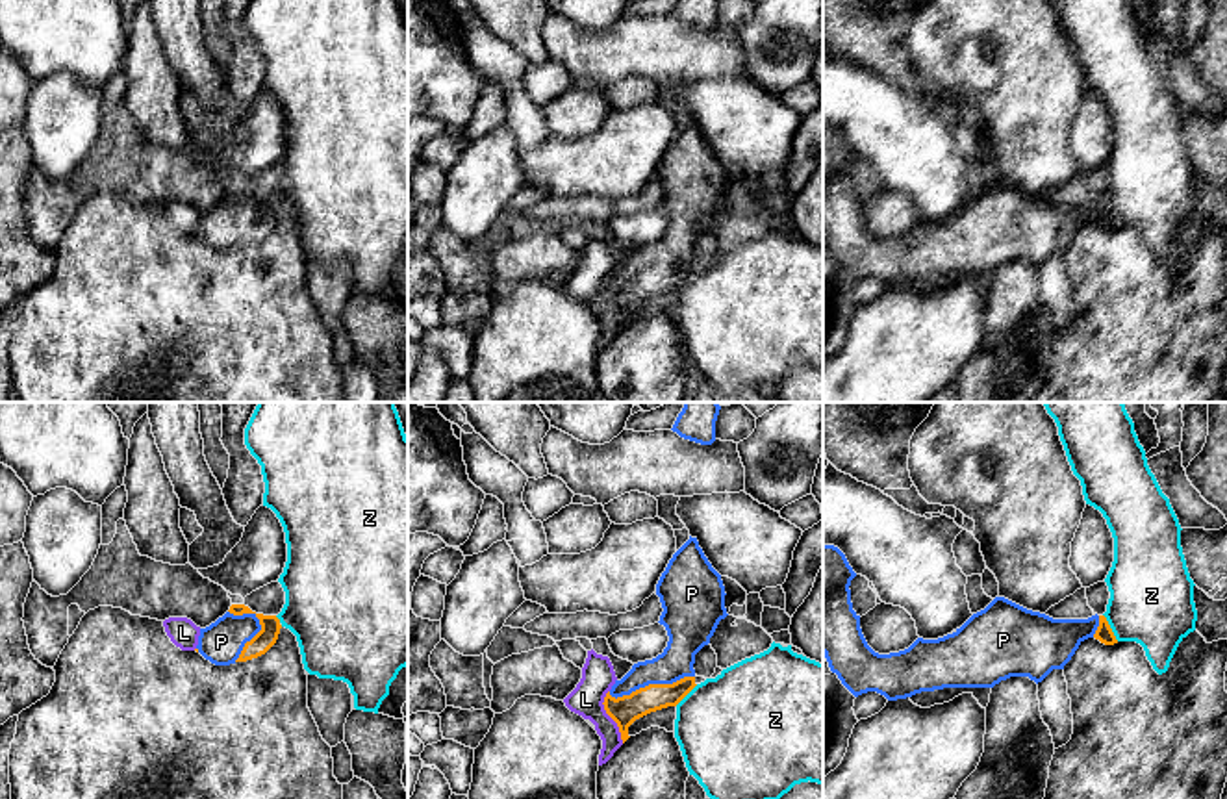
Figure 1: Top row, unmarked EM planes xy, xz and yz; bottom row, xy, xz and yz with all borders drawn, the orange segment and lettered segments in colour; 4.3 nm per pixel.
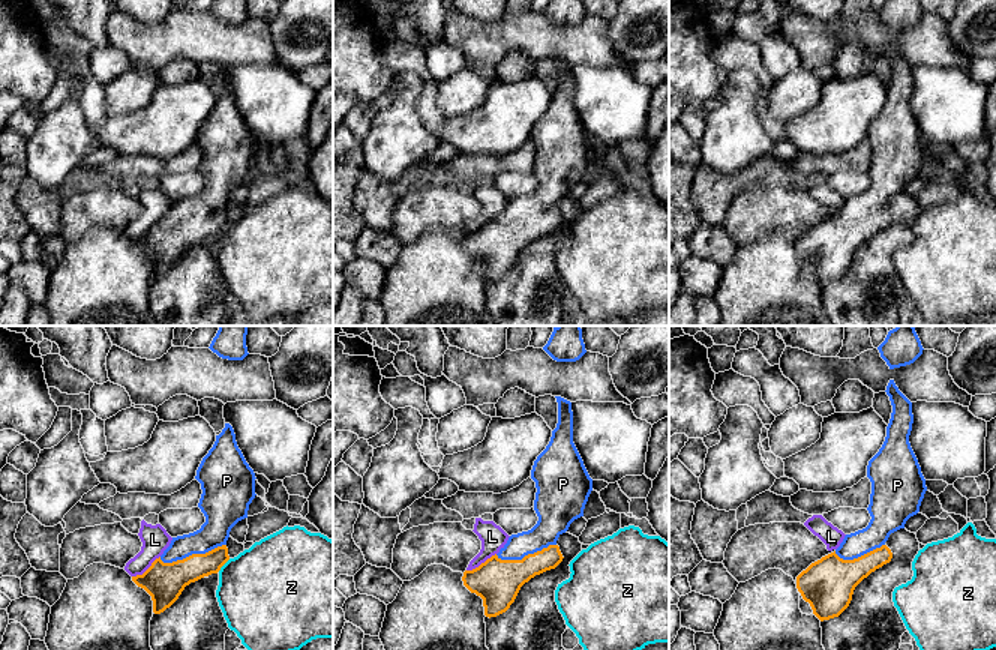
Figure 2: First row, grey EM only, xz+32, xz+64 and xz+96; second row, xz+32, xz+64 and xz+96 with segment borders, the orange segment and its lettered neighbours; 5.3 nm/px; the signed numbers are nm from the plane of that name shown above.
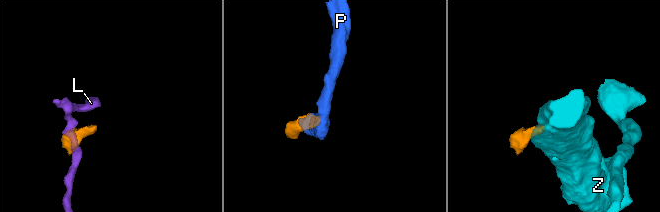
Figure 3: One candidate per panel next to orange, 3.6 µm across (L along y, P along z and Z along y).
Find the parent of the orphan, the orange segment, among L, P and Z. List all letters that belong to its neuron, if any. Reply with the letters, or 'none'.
P

